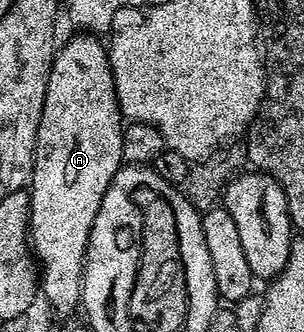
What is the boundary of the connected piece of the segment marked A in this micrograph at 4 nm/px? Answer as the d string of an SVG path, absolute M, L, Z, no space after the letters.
M76 34L80 36L72 36L68 41L61 43L57 47L55 56L52 57L52 69L50 70L50 78L46 86L46 98L42 106L42 118L38 122L38 134L36 135L36 155L32 161L32 174L30 177L30 218L28 219L28 231L30 233L30 243L33 253L38 261L39 267L42 269L42 296L48 299L48 304L52 308L57 308L60 312L77 311L78 305L81 303L80 298L80 282L84 278L84 255L88 253L88 239L90 238L90 230L94 226L94 218L98 214L98 210L102 206L102 198L106 194L106 190L110 186L110 182L114 178L114 174L120 167L124 155L122 154L122 117L120 115L120 107L118 106L118 98L114 90L114 74L112 67L108 61L108 48L100 45L95 35L92 34Z

